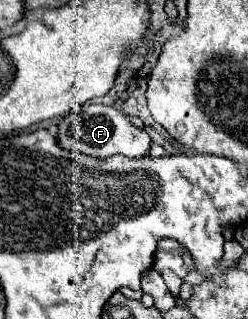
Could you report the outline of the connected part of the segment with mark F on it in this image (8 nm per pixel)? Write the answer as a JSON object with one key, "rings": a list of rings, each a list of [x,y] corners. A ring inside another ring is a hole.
{"rings":[[[90,104],[82,110],[82,114],[68,114],[58,122],[58,134],[56,134],[58,146],[68,152],[88,154],[96,158],[108,158],[112,154],[122,154],[126,158],[142,158],[150,152],[150,136],[136,126],[128,122],[128,118],[118,112],[116,108],[102,106],[102,104]]]}

